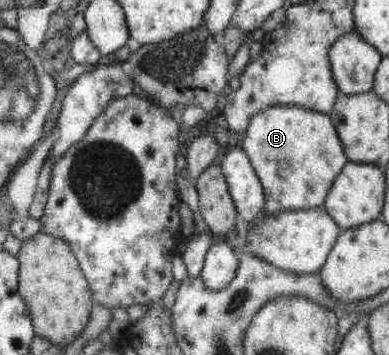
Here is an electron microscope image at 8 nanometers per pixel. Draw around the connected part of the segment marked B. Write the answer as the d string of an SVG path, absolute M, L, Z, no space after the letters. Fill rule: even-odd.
M270 106L250 118L246 137L238 145L246 152L266 196L262 214L322 206L334 179L349 162L328 114L298 106Z

